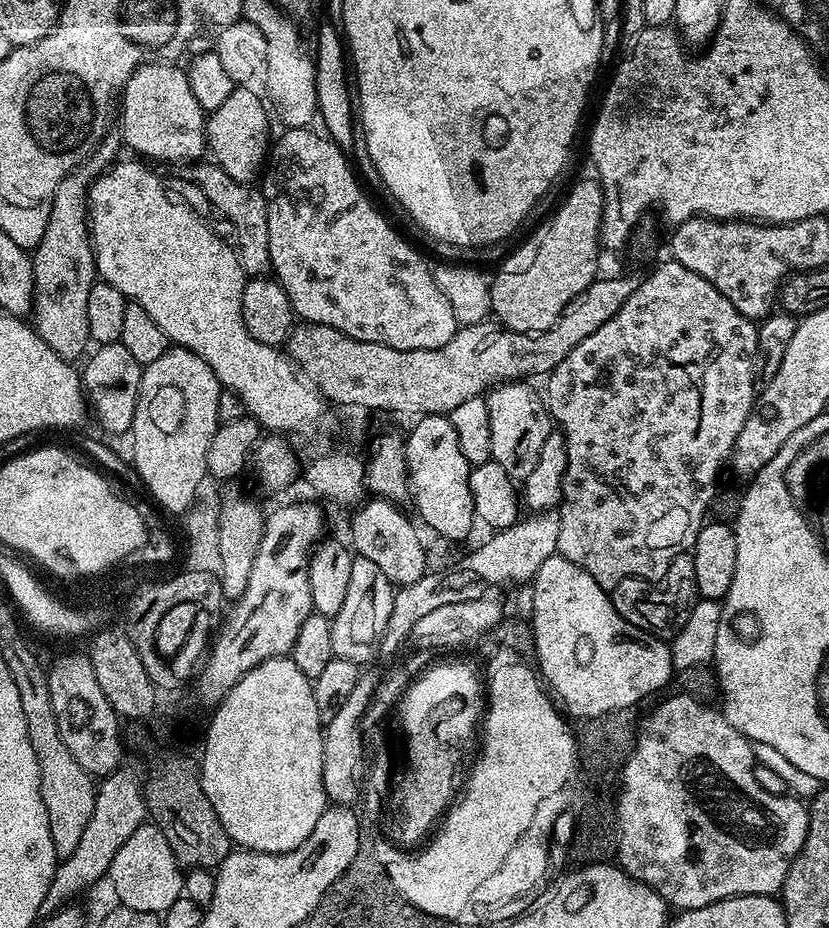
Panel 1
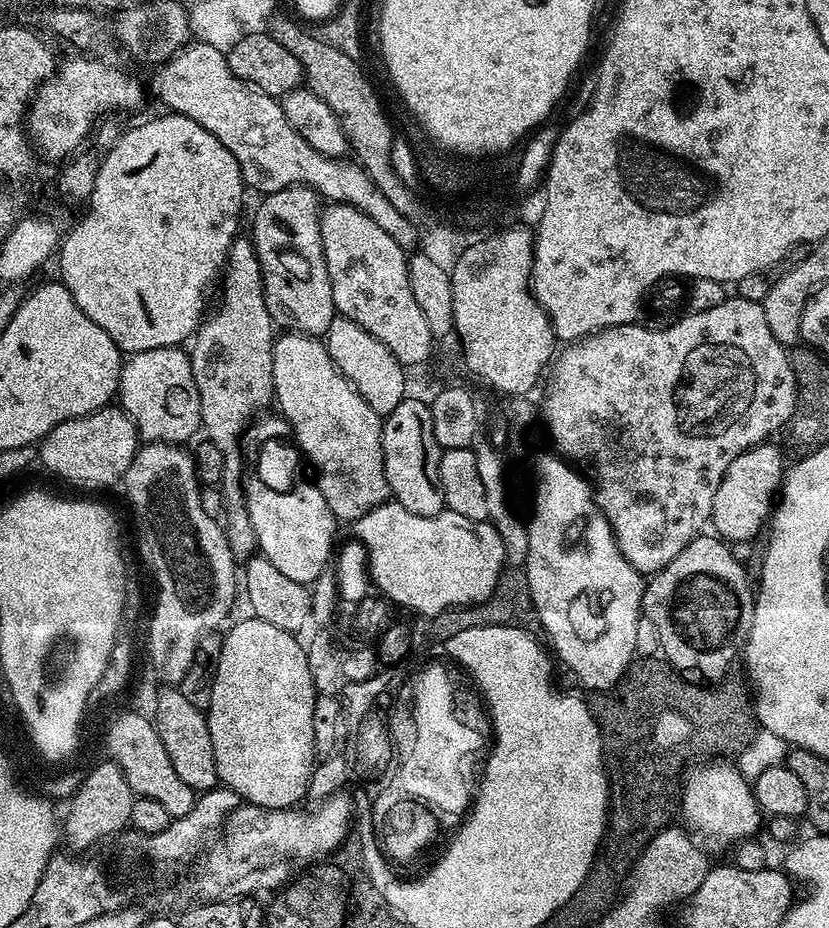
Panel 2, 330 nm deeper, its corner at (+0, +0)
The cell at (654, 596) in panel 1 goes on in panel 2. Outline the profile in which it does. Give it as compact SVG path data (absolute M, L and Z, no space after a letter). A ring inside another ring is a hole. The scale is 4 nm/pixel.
M701 534L692 537L682 554L678 554L674 562L655 573L644 585L642 612L650 618L650 622L654 622L654 630L658 630L663 659L668 659L672 663L669 665L690 681L697 681L698 673L710 682L721 679L747 641L754 622L756 598L753 581L752 584L748 581L748 572L744 568L747 567L734 558L731 547L719 536Z

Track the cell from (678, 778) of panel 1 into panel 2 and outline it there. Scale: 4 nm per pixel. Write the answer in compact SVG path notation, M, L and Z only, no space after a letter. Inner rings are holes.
M700 762L700 765L690 772L682 780L678 812L679 815L684 815L683 823L687 831L699 837L705 849L728 848L739 840L751 841L753 839L751 836L759 828L761 831L760 803L752 793L751 783L744 778L735 763Z

